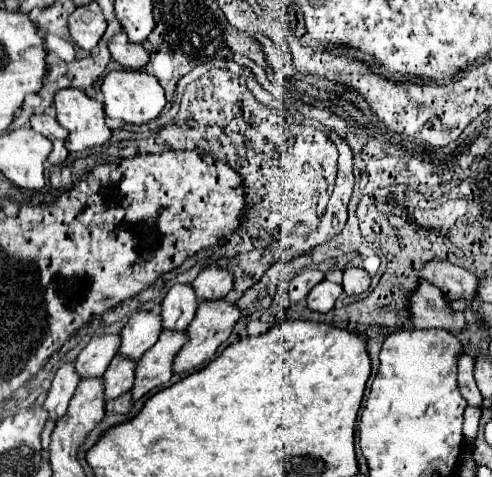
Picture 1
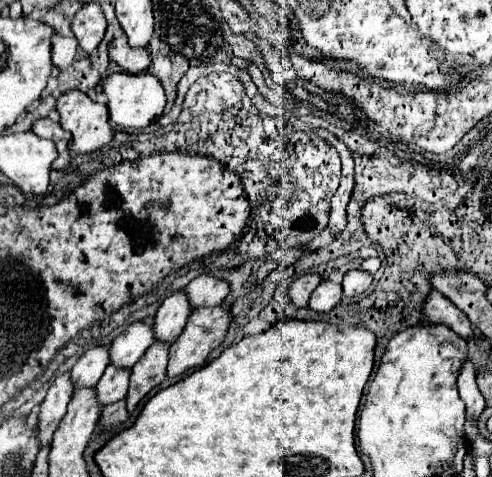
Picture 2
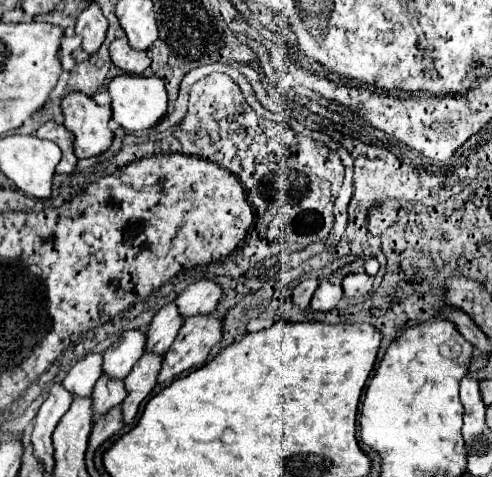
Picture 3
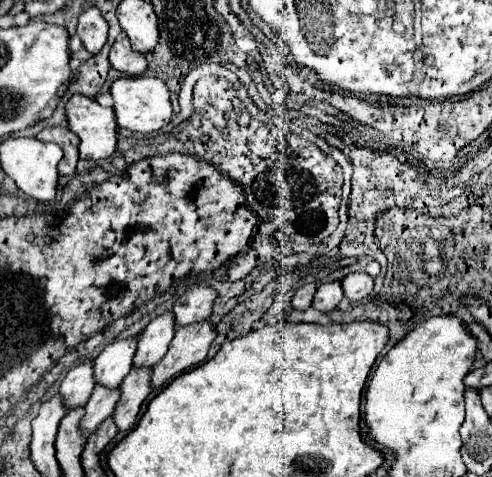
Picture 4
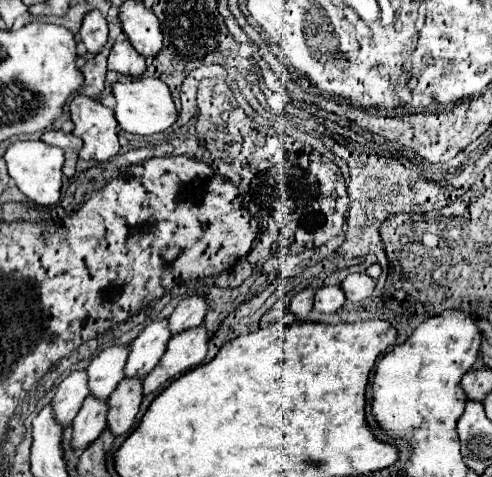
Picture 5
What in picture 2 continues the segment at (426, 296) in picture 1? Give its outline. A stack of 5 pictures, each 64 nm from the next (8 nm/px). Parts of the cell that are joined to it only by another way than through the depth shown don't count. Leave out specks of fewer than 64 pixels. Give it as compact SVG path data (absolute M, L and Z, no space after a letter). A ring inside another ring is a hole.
M432 290L430 298L424 302L424 320L422 322L424 324L444 324L466 340L474 336L472 324L464 316L464 312L460 312L460 308L456 308L450 300L440 296L440 292L436 292L436 290Z

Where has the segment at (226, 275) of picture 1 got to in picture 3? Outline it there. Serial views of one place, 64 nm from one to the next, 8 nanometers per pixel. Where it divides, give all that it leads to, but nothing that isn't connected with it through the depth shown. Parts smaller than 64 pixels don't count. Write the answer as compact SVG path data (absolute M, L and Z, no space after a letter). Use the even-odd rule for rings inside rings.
M202 278L202 280L188 284L184 288L184 292L176 298L176 304L178 304L182 316L188 318L188 316L196 316L196 314L214 312L220 296L222 296L222 286L208 278Z

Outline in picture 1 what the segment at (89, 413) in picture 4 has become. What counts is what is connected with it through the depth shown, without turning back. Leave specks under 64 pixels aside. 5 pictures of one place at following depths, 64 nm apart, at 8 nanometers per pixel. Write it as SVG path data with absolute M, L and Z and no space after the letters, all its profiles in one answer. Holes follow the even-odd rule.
M120 354L114 356L108 370L104 372L106 400L118 398L120 394L132 388L134 374L136 374L134 370L136 370L136 360L128 360L128 356L120 356Z

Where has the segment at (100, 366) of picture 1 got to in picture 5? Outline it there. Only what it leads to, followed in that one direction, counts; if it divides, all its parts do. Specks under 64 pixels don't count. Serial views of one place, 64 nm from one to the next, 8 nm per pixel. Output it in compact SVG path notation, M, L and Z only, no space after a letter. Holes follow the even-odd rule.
M76 370L68 378L64 378L58 386L58 392L52 400L56 420L66 426L74 420L76 412L82 408L84 398L88 396L88 374L86 370Z

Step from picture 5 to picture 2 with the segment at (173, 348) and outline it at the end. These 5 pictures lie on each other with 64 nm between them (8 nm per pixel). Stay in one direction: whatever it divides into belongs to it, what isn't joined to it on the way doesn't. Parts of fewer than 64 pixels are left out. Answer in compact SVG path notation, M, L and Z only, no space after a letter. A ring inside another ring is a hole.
M220 304L220 306L212 306L212 308L196 308L190 318L188 318L188 324L184 328L184 332L178 336L178 340L172 344L170 348L170 360L168 360L168 376L174 378L174 376L182 376L184 372L192 370L192 368L200 368L206 364L210 352L214 348L218 348L224 338L226 338L226 332L228 332L228 326L232 322L232 312L228 306Z

